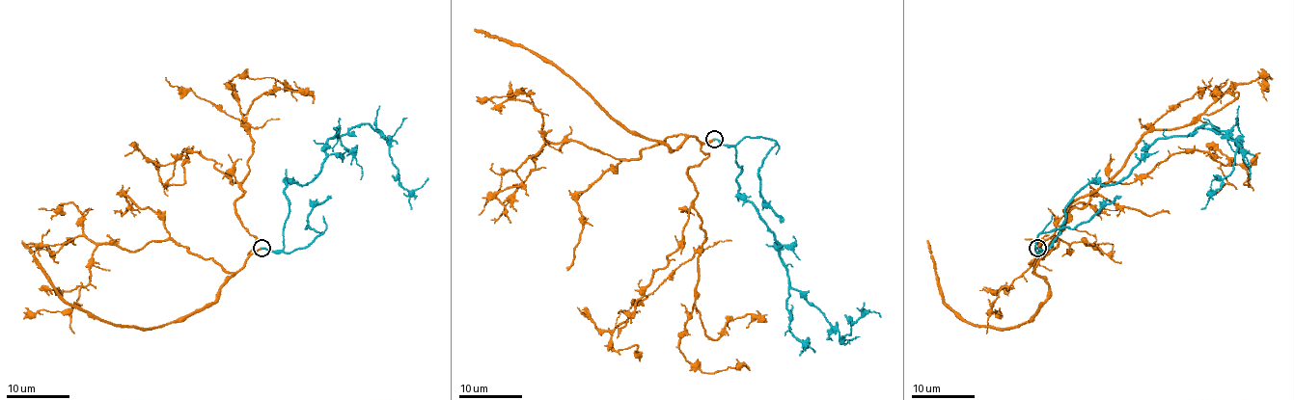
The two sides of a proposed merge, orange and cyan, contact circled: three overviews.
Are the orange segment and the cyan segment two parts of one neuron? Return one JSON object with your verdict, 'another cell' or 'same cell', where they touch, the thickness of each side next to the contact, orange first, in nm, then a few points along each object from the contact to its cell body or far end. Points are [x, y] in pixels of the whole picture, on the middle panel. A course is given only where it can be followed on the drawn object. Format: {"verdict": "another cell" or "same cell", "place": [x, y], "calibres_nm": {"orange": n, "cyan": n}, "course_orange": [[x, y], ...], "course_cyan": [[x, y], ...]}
{"verdict": "same cell", "place": [714, 139], "calibres_nm": {"orange": 200, "cyan": 240}, "course_orange": [[715, 140], [701, 149], [708, 155], [688, 170], [705, 243], [679, 352], [703, 372], [750, 367]], "course_cyan": [[715, 140], [735, 147], [738, 190], [773, 233], [787, 282], [841, 339], [857, 320], [871, 312], [881, 317]]}

